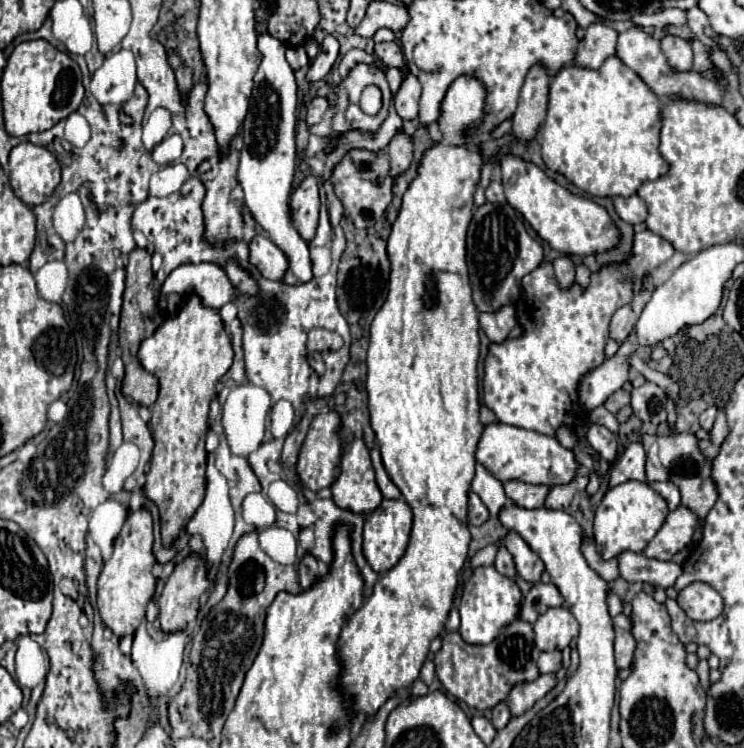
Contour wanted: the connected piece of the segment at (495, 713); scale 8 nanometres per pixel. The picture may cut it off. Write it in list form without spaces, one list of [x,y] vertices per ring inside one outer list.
[[[504,702],[496,704],[496,708],[492,708],[492,724],[496,726],[496,730],[502,730],[510,722],[510,718],[512,718],[512,714]]]

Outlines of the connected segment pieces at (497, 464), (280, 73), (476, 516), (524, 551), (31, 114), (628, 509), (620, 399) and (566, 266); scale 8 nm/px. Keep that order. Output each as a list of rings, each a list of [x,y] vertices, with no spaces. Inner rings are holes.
[[[490,424],[484,428],[484,434],[478,442],[476,458],[502,482],[522,480],[528,484],[560,486],[570,484],[576,478],[578,470],[576,454],[564,448],[554,436],[546,436],[534,430],[524,430],[508,424]]]
[[[268,30],[258,34],[258,50],[262,54],[260,68],[254,76],[254,90],[250,98],[250,108],[244,120],[242,132],[242,150],[240,150],[240,168],[238,182],[244,190],[244,202],[256,218],[264,234],[284,250],[290,260],[290,268],[284,276],[284,284],[298,286],[314,278],[312,260],[308,252],[308,242],[296,232],[288,218],[288,194],[292,190],[292,180],[296,172],[296,80],[294,70],[284,58],[286,46],[276,40]]]
[[[470,492],[470,502],[468,502],[468,520],[472,526],[482,526],[486,520],[488,520],[488,508],[484,506],[484,502],[474,494]]]
[[[508,532],[504,536],[504,546],[508,548],[508,552],[512,554],[514,562],[516,562],[516,570],[518,576],[522,576],[528,582],[538,582],[542,572],[544,572],[544,562],[540,560],[540,556],[522,540],[520,534],[516,532]]]
[[[28,40],[14,48],[2,74],[2,108],[6,132],[26,136],[44,132],[68,118],[82,102],[84,86],[78,64],[46,40]]]
[[[630,480],[610,488],[598,504],[594,518],[594,542],[598,554],[604,560],[612,560],[622,552],[644,552],[648,542],[662,528],[666,514],[668,506],[664,504],[664,498],[652,492],[652,488],[648,488],[644,482]]]
[[[618,390],[618,392],[614,392],[614,394],[604,402],[604,408],[606,408],[608,412],[616,414],[616,412],[618,412],[620,408],[624,408],[628,402],[630,402],[630,394],[624,392],[624,390]]]
[[[558,258],[554,260],[554,274],[556,274],[556,280],[558,284],[568,290],[574,286],[574,264],[568,260],[568,258]]]

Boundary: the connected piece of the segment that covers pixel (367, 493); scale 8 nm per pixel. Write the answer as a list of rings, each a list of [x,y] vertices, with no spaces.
[[[354,440],[344,452],[340,476],[332,484],[332,500],[354,514],[368,514],[382,502],[382,494],[374,480],[370,452],[362,440]]]

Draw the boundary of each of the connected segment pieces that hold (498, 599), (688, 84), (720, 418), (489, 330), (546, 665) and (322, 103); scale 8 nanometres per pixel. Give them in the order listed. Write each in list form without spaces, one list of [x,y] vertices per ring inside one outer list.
[[[494,566],[476,568],[470,580],[464,584],[462,602],[458,606],[460,620],[462,620],[460,636],[468,644],[490,644],[504,626],[508,626],[518,618],[520,600],[522,600],[522,592],[514,580],[502,576]]]
[[[632,26],[630,30],[622,32],[618,36],[618,46],[616,46],[616,56],[632,70],[636,72],[650,88],[652,92],[658,96],[658,98],[672,98],[672,96],[682,96],[682,98],[694,98],[694,100],[704,100],[706,104],[720,104],[722,102],[722,90],[720,86],[710,80],[710,78],[704,78],[700,72],[696,70],[688,70],[688,72],[678,72],[674,70],[662,48],[660,48],[660,40],[656,40],[654,36],[646,34],[642,28],[638,26]]]
[[[718,410],[718,416],[716,416],[716,422],[710,430],[710,436],[712,436],[712,444],[716,444],[716,446],[720,446],[724,442],[724,438],[728,436],[728,420],[726,420],[724,410]]]
[[[512,306],[502,308],[500,312],[496,312],[496,316],[492,314],[480,314],[480,326],[486,332],[486,336],[490,338],[490,342],[502,344],[508,340],[510,330],[516,326],[516,310]]]
[[[554,650],[554,652],[542,652],[538,658],[538,670],[540,674],[548,674],[548,672],[558,672],[562,668],[562,652]]]
[[[316,96],[316,98],[308,104],[308,116],[306,116],[308,126],[320,124],[320,122],[322,122],[322,116],[324,116],[324,112],[326,112],[326,108],[328,108],[328,100]]]

